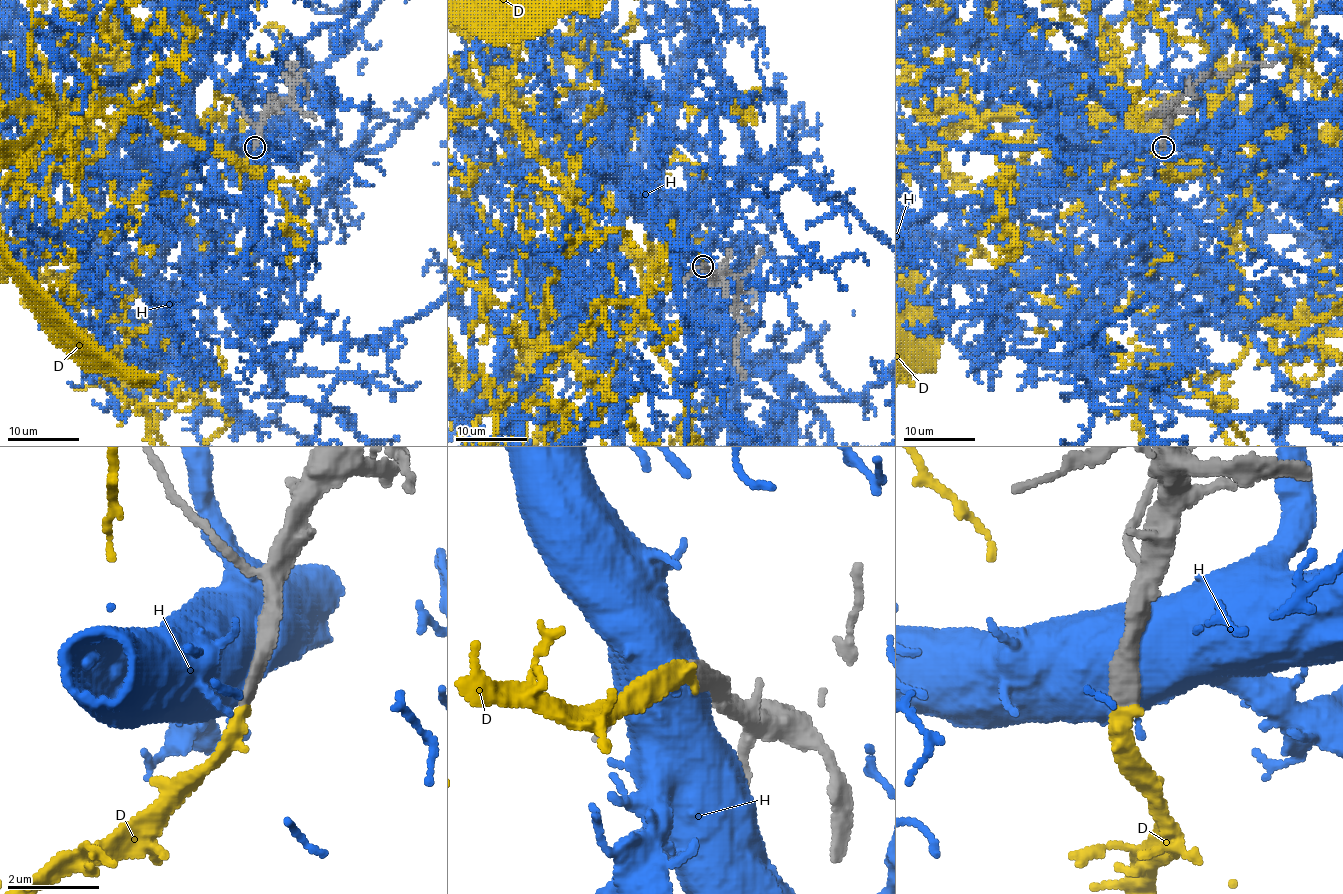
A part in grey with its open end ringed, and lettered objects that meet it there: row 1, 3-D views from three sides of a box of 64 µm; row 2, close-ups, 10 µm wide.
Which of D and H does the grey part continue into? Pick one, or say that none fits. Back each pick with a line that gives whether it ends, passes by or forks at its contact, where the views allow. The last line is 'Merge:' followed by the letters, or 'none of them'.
D: it ends there
Merge: D

